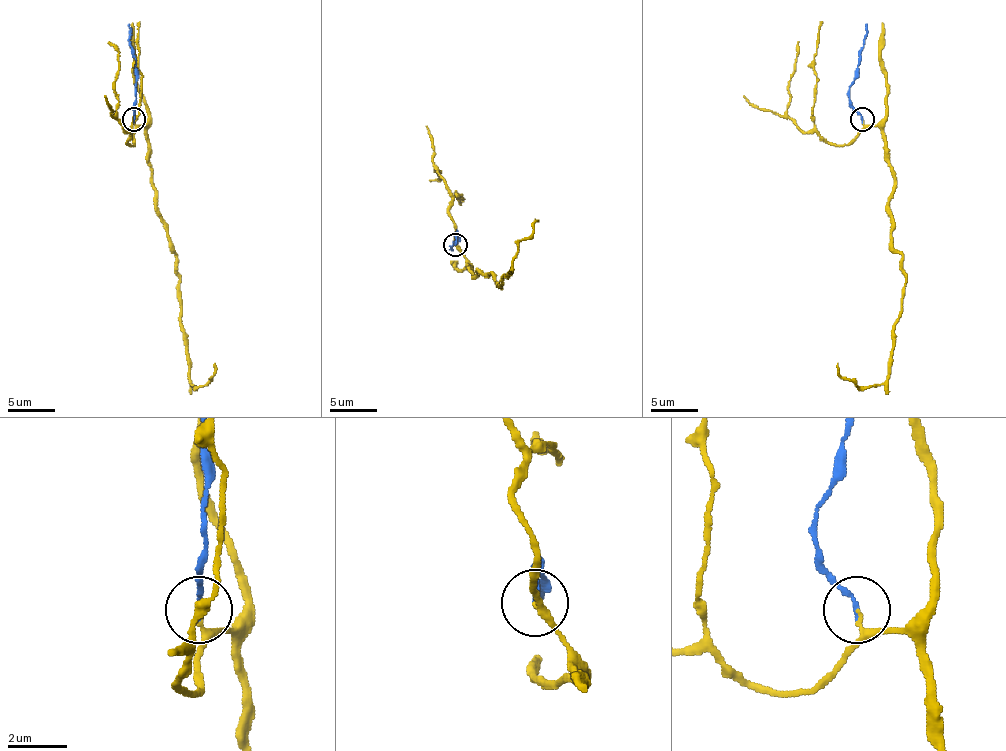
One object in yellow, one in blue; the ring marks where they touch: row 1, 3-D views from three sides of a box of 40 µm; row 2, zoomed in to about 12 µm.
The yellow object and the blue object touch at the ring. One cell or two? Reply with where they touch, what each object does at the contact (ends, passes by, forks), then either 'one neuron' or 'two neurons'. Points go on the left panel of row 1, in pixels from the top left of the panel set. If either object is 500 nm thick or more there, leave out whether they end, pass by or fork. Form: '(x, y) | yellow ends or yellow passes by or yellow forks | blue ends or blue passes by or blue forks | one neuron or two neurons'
(134, 119) | yellow passes by | blue ends | one neuron

